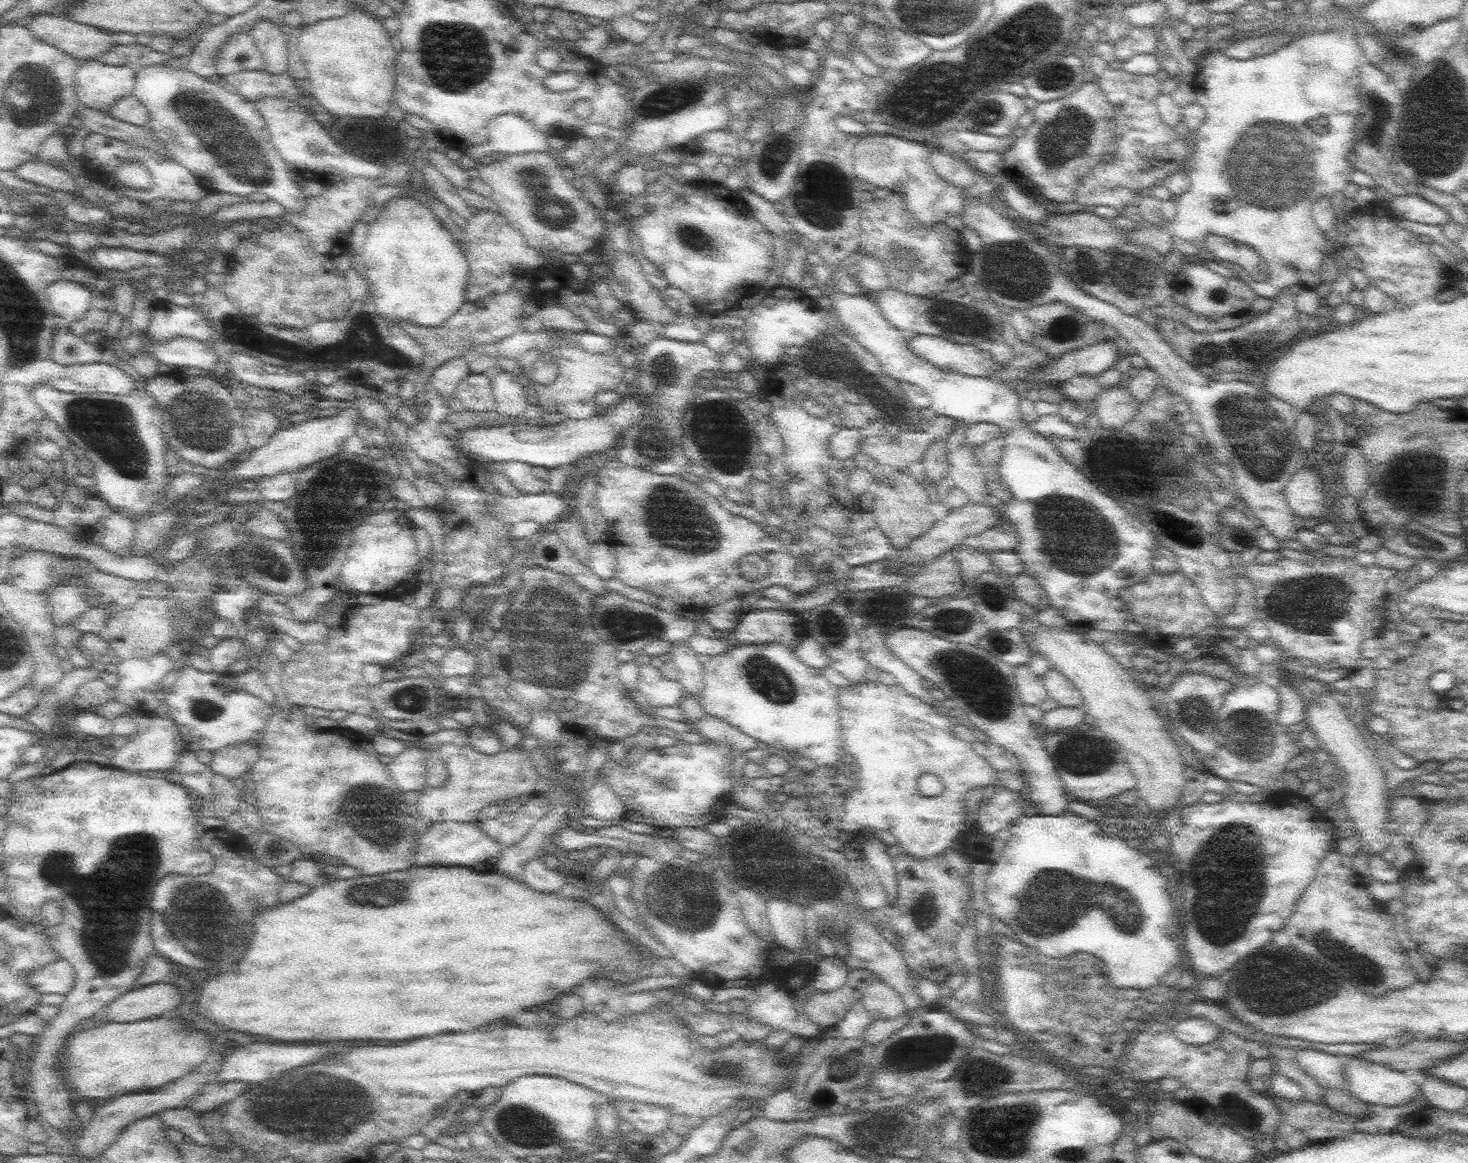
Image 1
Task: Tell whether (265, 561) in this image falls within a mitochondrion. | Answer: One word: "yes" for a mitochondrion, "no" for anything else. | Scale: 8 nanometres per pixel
yes

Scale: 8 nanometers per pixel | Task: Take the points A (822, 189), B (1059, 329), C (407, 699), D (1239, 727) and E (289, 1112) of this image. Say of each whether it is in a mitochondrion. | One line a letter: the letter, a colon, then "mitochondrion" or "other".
A: mitochondrion
B: mitochondrion
C: mitochondrion
D: mitochondrion
E: mitochondrion

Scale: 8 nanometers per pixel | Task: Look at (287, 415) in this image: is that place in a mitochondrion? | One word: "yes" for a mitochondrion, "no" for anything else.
no

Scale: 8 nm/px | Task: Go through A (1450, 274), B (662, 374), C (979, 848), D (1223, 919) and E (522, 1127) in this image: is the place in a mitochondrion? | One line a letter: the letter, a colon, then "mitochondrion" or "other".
A: other
B: other
C: other
D: mitochondrion
E: mitochondrion

